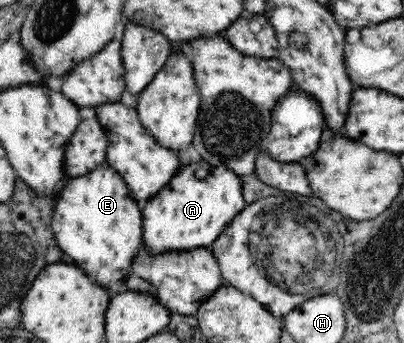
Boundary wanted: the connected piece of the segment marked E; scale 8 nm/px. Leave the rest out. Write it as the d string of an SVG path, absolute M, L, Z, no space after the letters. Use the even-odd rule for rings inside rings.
M104 163L94 171L68 181L52 215L52 231L58 247L76 263L96 285L108 289L112 283L124 283L132 274L132 263L143 245L143 217L141 204L130 194L126 182L112 166Z

